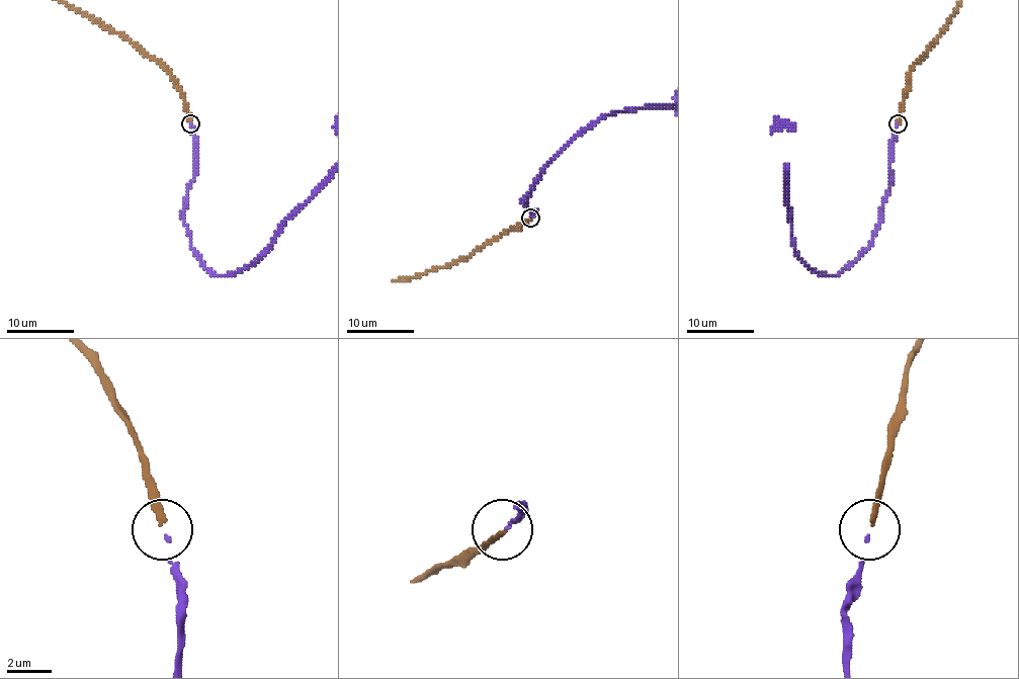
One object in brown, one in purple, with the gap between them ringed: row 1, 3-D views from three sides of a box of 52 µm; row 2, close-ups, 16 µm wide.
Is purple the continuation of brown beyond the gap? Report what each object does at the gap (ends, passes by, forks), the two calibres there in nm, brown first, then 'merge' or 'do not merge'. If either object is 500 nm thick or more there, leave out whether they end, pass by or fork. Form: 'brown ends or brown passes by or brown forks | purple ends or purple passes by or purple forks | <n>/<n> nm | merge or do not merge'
brown ends | purple ends | 240/110 nm | merge

